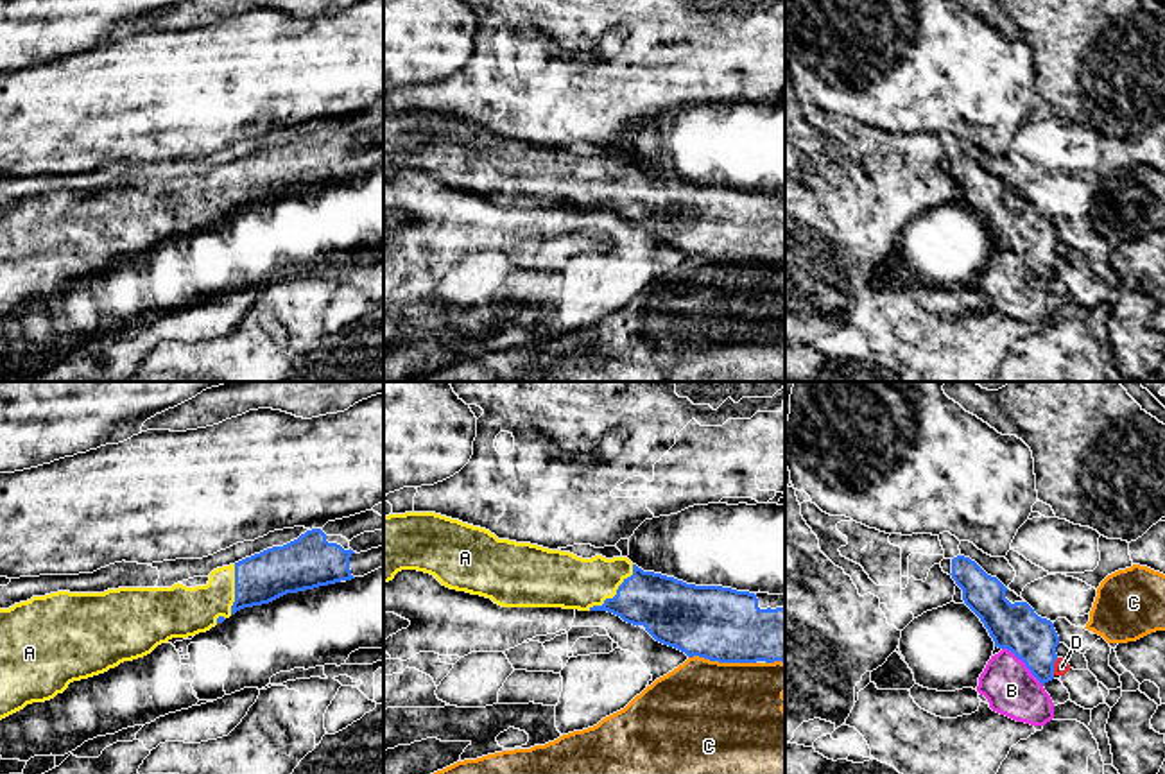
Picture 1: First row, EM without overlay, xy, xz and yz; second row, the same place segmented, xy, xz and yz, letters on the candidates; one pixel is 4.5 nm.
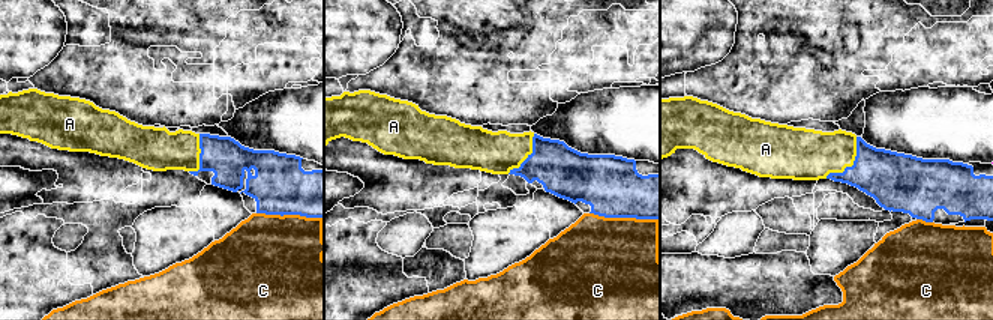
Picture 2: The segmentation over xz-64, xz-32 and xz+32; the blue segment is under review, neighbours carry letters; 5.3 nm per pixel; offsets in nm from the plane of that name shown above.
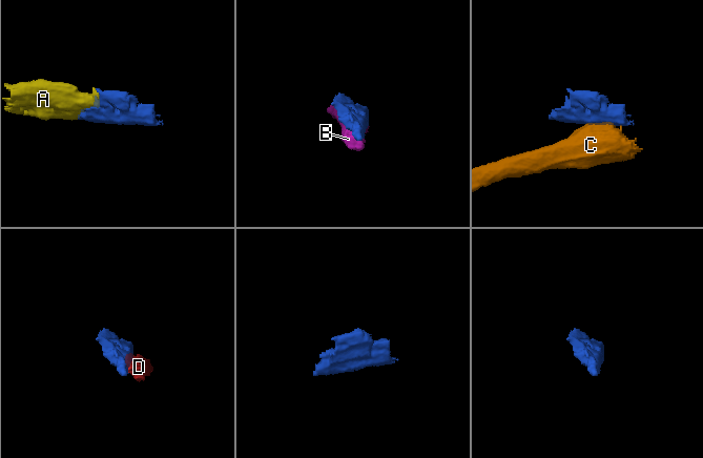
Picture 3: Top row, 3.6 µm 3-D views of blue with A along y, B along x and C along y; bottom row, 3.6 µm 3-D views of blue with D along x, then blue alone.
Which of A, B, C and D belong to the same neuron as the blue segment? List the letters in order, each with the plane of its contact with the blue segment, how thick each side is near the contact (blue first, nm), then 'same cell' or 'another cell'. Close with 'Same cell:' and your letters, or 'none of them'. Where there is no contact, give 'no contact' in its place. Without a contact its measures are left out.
A: xz | 280/240 nm | same cell
B: yz | 220/240 nm | another cell
C: xz | 340/500 nm | another cell
D: yz | 220/70 nm | another cell
Same cell: A

